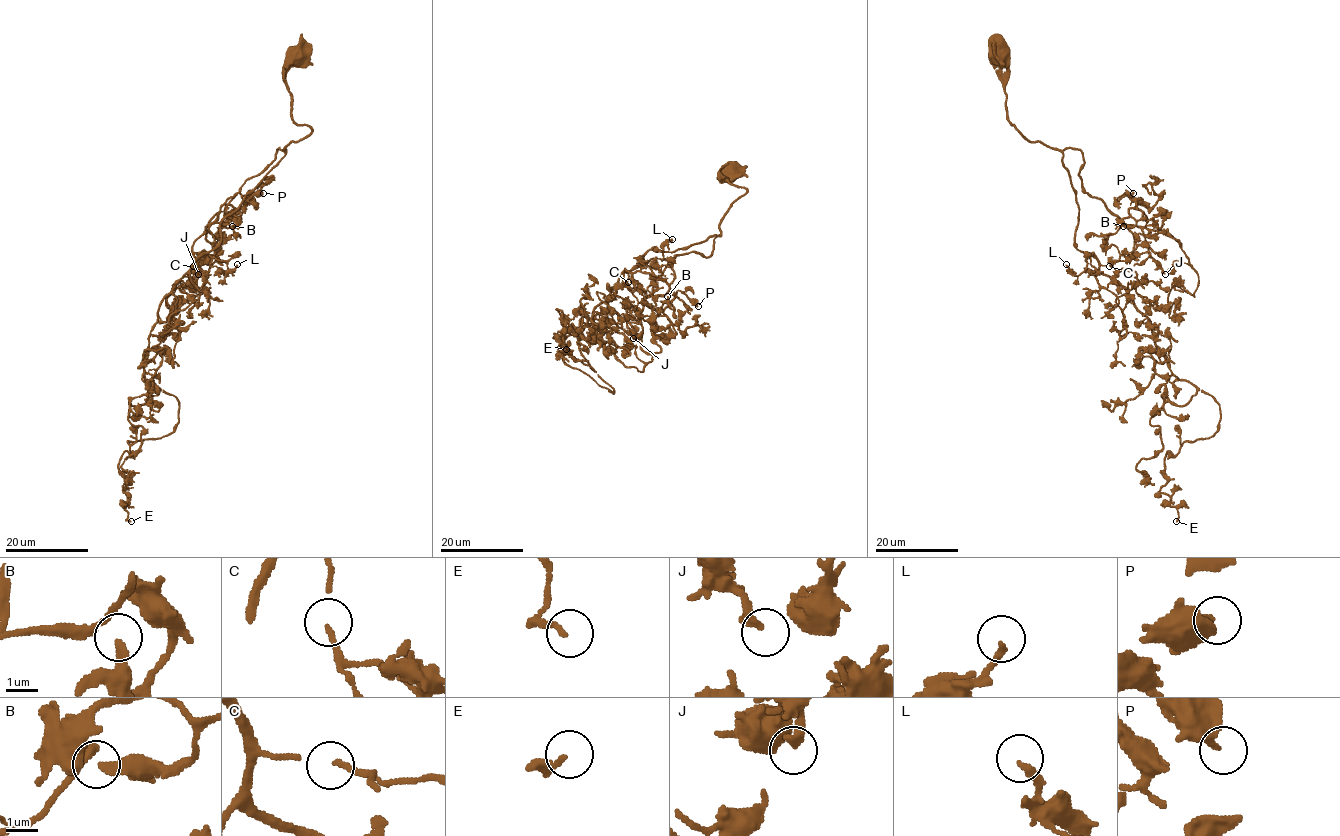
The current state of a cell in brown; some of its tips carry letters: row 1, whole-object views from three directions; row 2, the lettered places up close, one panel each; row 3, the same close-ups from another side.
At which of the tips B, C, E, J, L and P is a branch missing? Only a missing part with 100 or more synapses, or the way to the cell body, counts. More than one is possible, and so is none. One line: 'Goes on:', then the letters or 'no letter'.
Goes on: no letter

